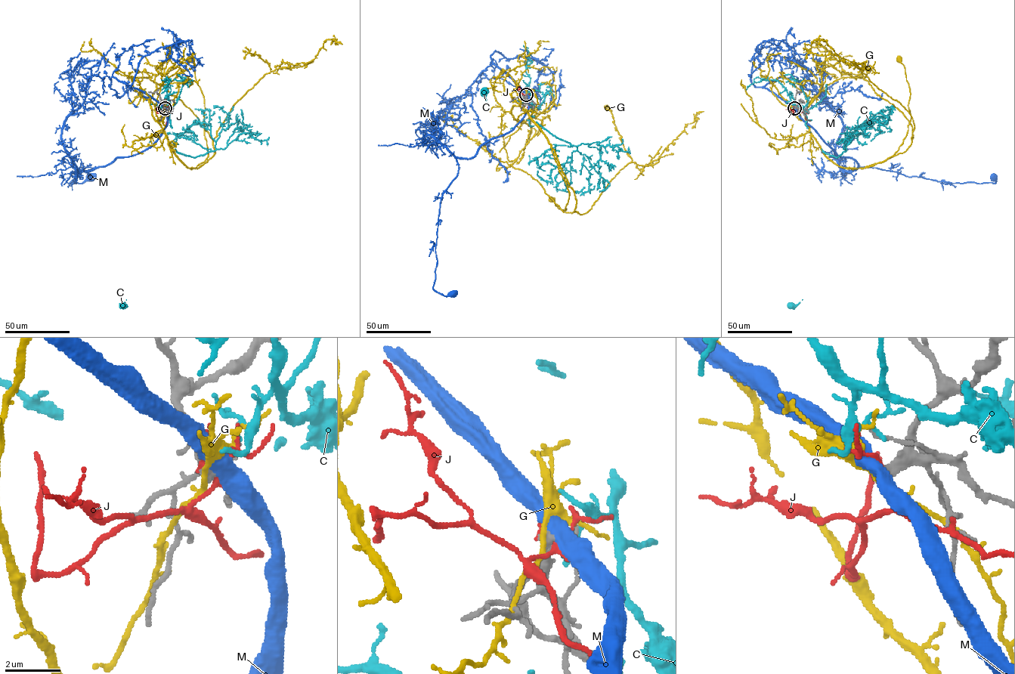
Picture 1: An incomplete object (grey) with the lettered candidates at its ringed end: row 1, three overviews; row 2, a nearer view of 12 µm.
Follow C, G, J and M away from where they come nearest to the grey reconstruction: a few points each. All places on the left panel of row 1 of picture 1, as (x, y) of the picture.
C: (165, 106), (168, 104), (170, 107), (169, 121), (174, 149), (179, 153), (122, 306)
G: (164, 108), (159, 123), (173, 153), (187, 167), (196, 168), (205, 159), (208, 150), (204, 100), (191, 59)
J: (164, 108), (168, 113), (165, 124)
M: (165, 108), (167, 125), (150, 146), (82, 171), (75, 183), (72, 183), (91, 177)

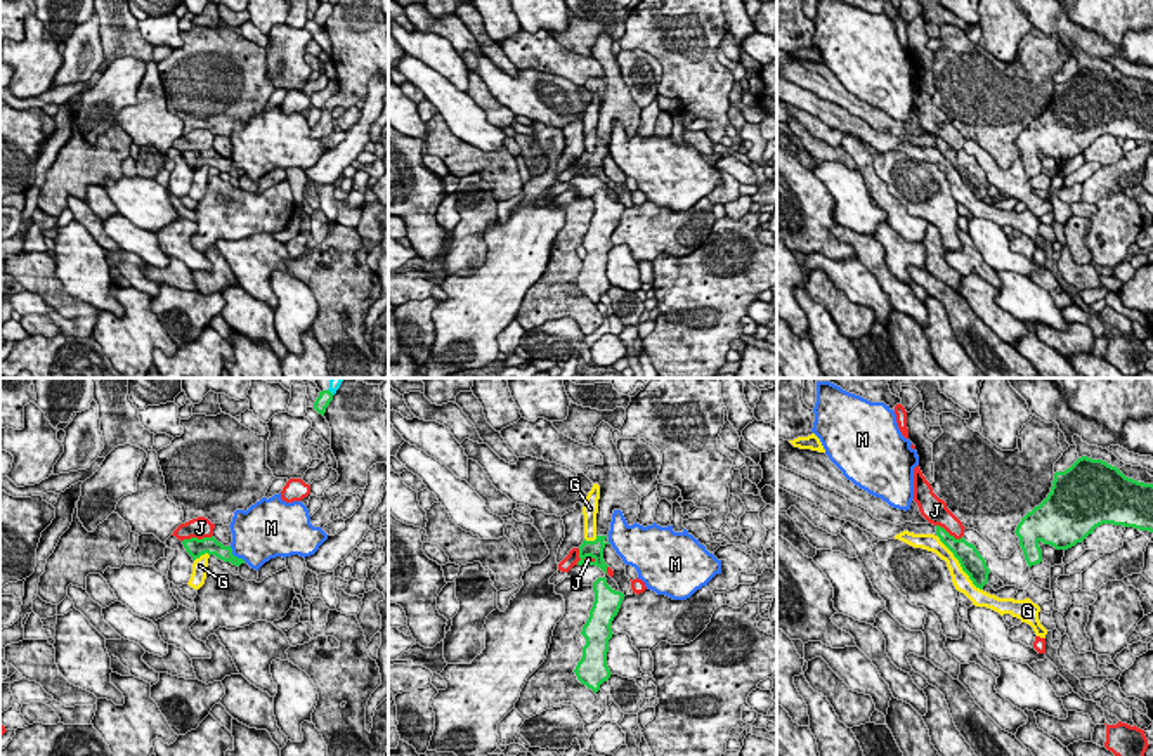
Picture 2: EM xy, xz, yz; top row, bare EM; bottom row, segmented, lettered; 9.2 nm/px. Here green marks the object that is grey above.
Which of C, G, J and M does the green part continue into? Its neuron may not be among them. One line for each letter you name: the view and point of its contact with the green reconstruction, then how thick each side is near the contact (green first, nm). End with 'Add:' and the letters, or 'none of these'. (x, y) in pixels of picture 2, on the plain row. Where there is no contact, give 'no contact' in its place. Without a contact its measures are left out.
Add: none of these

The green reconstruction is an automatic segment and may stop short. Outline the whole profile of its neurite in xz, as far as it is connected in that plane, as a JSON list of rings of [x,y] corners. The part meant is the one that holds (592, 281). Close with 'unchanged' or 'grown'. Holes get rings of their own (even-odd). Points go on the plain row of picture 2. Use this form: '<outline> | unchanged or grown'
[[[605,189],[593,194],[595,213],[581,246],[586,250],[583,269],[574,284],[577,291],[595,305],[610,290],[607,277],[609,251],[612,250],[612,232],[617,227],[624,205],[612,201]]] | unchanged

